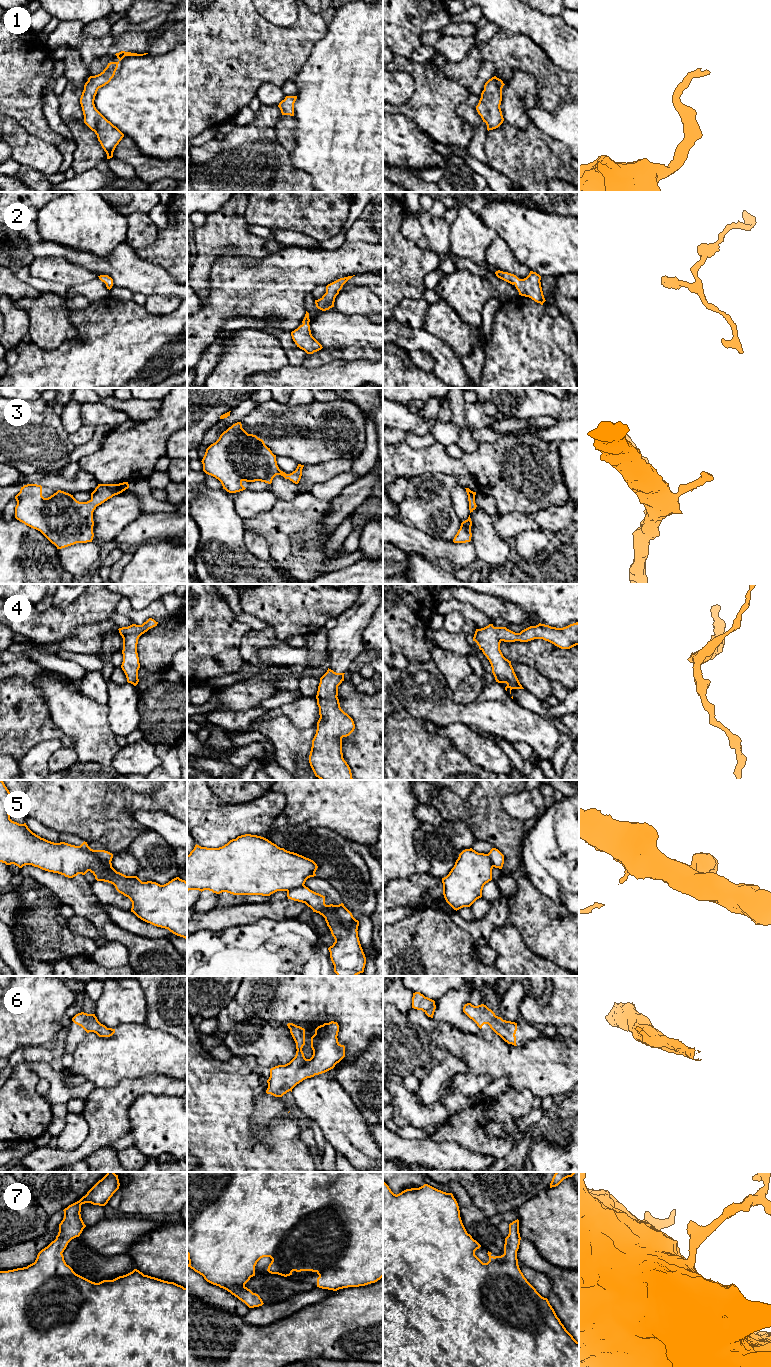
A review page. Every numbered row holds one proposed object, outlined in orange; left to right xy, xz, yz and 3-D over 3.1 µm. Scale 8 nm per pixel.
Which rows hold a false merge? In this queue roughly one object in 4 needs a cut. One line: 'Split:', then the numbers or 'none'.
Split: 5

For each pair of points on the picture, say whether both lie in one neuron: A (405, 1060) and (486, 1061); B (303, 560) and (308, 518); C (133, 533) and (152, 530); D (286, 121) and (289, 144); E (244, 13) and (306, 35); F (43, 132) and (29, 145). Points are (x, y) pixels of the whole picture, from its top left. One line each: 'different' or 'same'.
A: same
B: same
C: same
D: same
E: same
F: different

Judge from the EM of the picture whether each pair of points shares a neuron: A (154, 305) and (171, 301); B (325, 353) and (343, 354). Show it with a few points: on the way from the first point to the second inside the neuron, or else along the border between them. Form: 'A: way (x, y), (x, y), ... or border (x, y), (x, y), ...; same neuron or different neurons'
A: way (158, 304), (167, 304); same neuron
B: way (329, 354), (339, 354); same neuron

